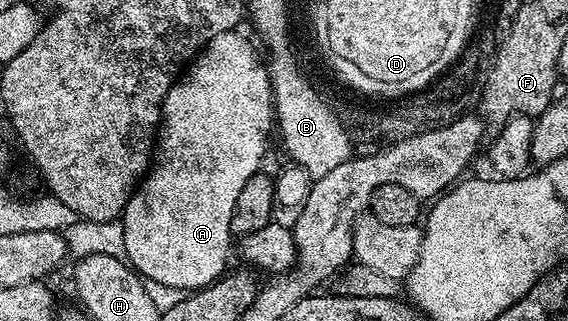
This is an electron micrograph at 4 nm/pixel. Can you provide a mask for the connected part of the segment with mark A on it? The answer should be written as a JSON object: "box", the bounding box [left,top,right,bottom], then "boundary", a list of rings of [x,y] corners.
{"box":[120,30,272,293],"boundary":[[[233,30],[212,37],[212,41],[206,43],[193,62],[187,66],[184,74],[168,89],[162,102],[162,121],[158,128],[150,169],[142,176],[141,183],[134,188],[134,195],[126,202],[126,207],[120,216],[124,229],[125,262],[129,263],[143,280],[170,287],[173,291],[189,293],[198,290],[199,287],[209,287],[215,279],[222,278],[227,270],[226,258],[229,257],[230,251],[232,255],[230,222],[234,216],[236,197],[240,197],[240,189],[244,189],[248,177],[259,174],[261,167],[258,166],[266,155],[266,142],[270,139],[270,131],[272,135],[272,92],[267,64],[261,54],[258,56],[254,52],[253,45],[244,36],[238,34],[237,30]]]}

